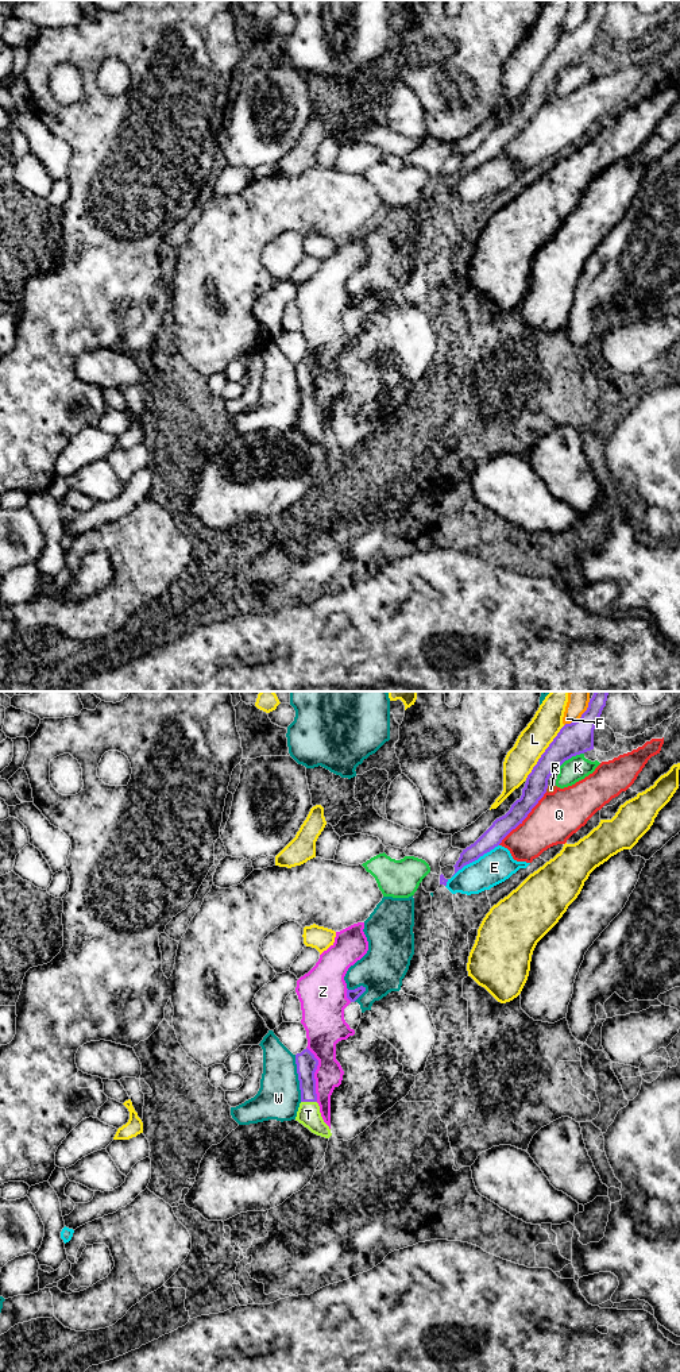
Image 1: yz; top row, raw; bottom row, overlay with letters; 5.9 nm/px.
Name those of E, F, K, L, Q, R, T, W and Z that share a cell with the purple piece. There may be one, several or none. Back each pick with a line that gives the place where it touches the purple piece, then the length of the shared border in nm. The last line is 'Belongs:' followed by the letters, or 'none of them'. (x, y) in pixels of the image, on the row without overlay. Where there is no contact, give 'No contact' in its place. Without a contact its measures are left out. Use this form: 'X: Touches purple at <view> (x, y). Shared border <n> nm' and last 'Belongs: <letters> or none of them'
T: Touches purple at yz (309, 409). Shared border 100 nm
Belongs: T

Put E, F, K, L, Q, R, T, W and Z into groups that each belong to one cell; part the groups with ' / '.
E / F / K / L / Q / R / T / W / Z

